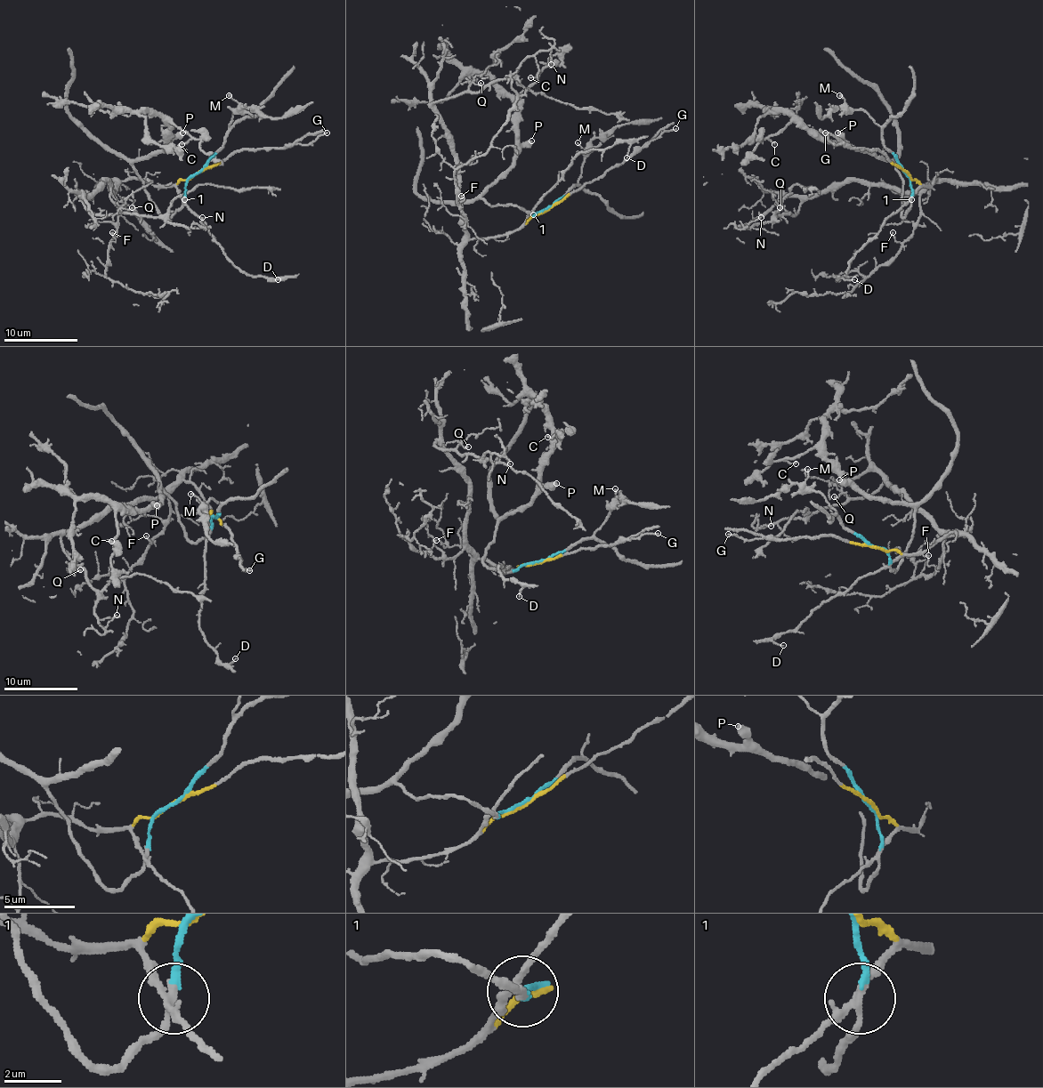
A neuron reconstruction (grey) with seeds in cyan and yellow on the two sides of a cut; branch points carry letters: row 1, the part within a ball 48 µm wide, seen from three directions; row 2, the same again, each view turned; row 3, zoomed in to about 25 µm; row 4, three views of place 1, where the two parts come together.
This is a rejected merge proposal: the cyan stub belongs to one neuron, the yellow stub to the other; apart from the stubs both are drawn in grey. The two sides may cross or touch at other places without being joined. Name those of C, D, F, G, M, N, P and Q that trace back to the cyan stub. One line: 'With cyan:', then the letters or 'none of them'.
With cyan: C, M, P

